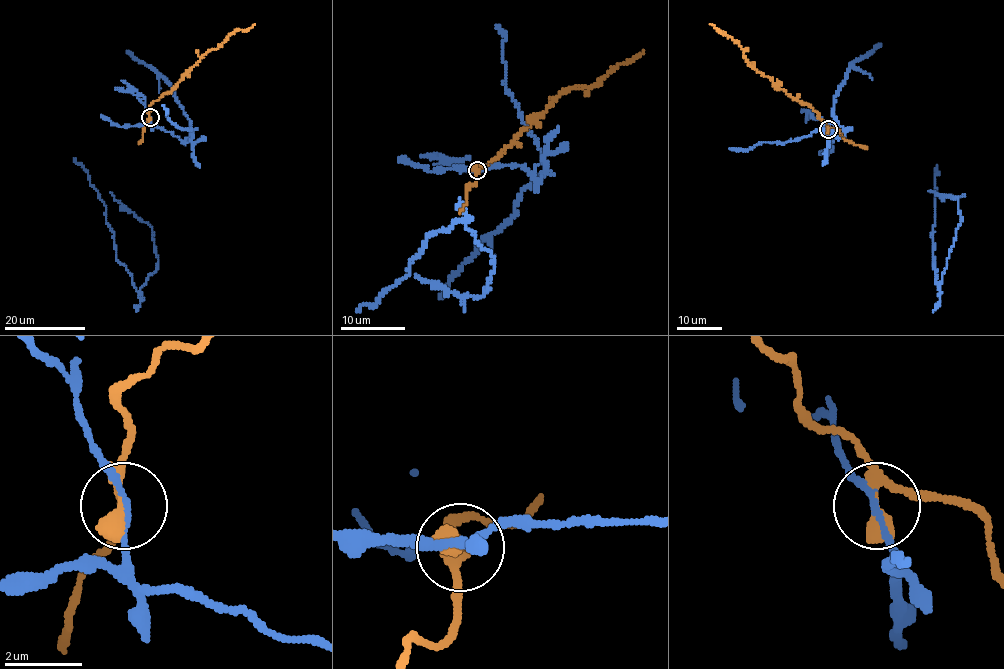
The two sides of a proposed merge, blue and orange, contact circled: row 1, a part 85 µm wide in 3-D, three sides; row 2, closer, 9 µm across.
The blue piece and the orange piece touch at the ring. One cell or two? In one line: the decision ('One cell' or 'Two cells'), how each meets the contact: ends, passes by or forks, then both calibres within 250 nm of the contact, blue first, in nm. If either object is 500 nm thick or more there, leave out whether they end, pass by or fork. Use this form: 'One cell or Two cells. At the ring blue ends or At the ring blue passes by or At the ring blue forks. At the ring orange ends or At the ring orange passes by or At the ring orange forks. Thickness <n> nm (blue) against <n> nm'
Two cells. At the ring blue passes by. At the ring orange passes by. Thickness 140 nm (blue) against 360 nm

